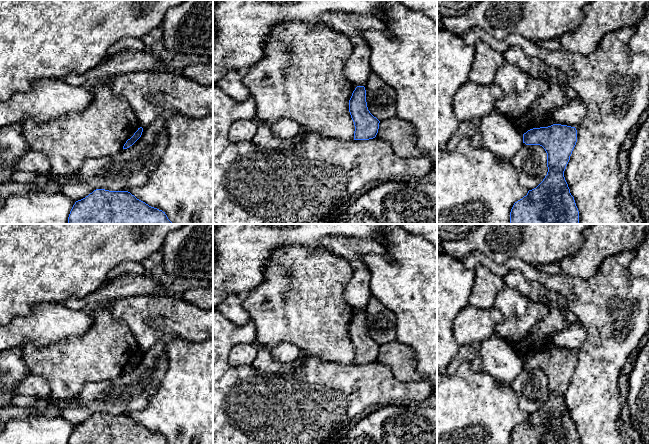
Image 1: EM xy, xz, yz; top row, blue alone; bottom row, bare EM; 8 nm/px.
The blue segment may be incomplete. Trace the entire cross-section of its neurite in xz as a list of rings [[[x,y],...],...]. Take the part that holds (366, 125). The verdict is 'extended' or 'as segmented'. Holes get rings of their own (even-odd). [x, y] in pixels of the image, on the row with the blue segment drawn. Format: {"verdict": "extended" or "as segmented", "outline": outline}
{"verdict": "as segmented", "outline": [[[357,86],[353,91],[349,100],[349,112],[355,126],[354,140],[376,137],[380,121],[368,110],[364,86]]]}

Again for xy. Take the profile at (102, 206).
{"verdict": "as segmented", "outline": [[[96,189],[73,205],[68,224],[173,224],[162,210],[151,207],[128,191]]]}

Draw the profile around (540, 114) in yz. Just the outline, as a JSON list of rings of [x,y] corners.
[[[542,75],[538,77],[548,84],[547,91],[531,104],[524,116],[506,116],[507,120],[511,121],[522,135],[533,128],[558,124],[553,120],[553,111],[570,101],[563,90],[563,85],[555,76]]]

